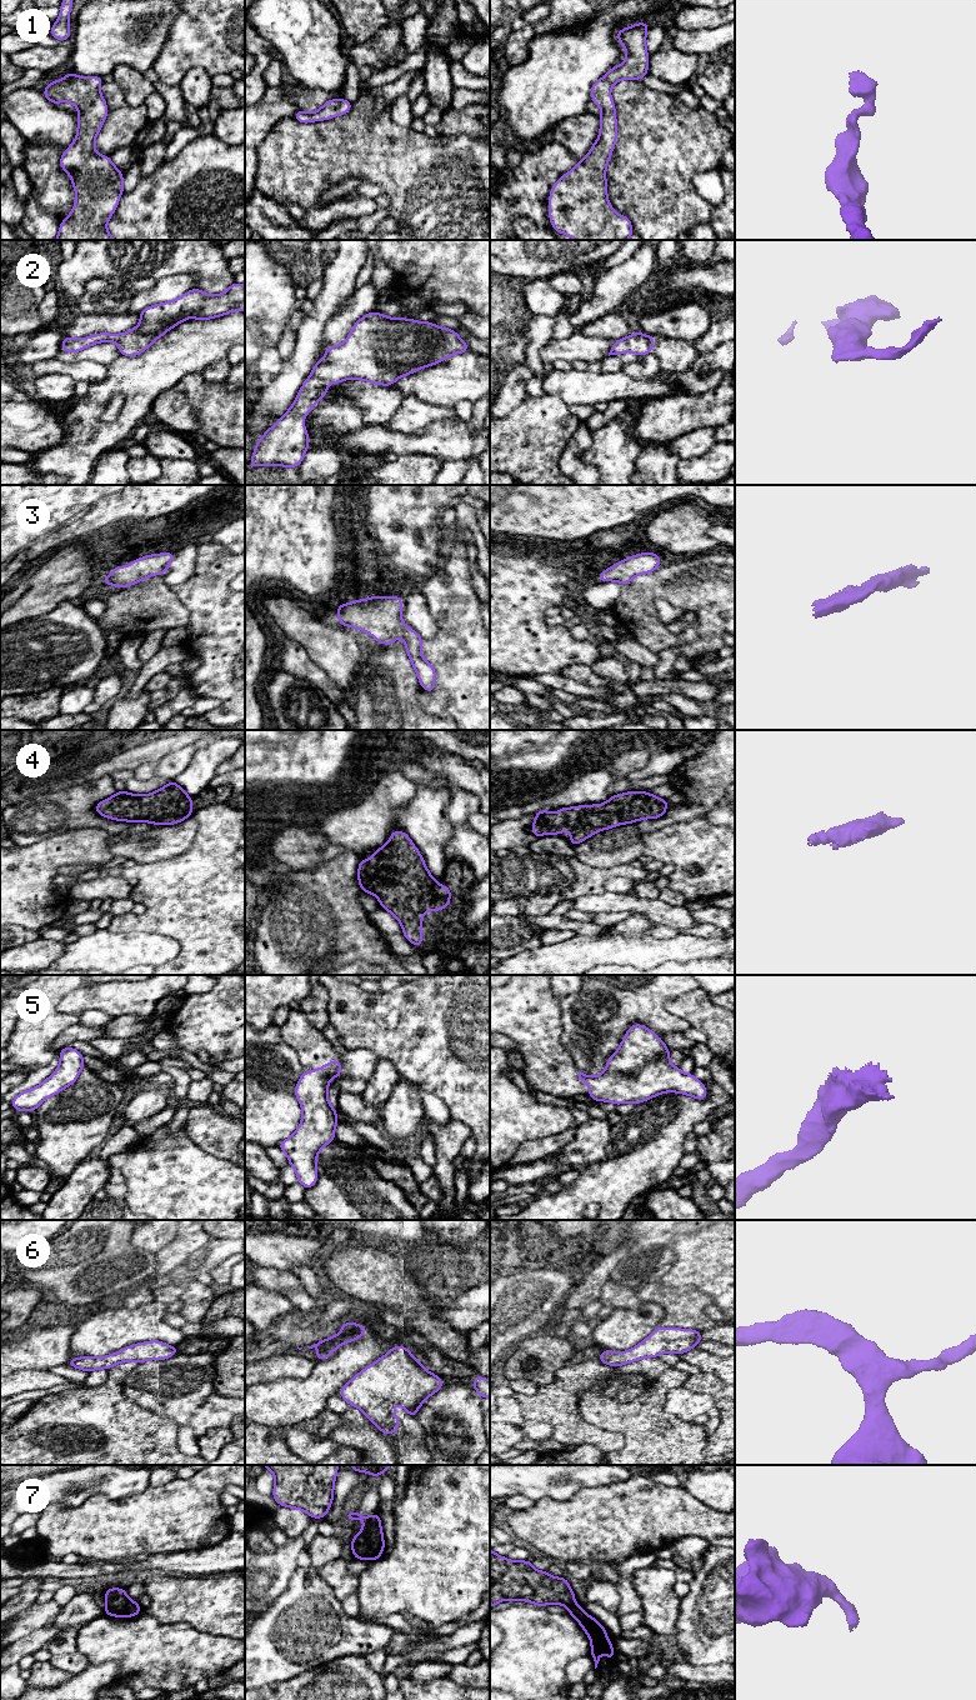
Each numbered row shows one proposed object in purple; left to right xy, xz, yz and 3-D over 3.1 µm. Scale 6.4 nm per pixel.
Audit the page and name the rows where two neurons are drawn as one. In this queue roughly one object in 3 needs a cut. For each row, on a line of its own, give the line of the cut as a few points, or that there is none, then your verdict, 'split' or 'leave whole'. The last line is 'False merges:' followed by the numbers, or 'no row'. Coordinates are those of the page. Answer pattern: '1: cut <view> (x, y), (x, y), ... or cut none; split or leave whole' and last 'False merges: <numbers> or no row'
1: cut none; leave whole
2: cut none; leave whole
3: cut none; leave whole
4: cut none; leave whole
5: cut none; leave whole
6: cut none; leave whole
7: cut none; leave whole
False merges: no row

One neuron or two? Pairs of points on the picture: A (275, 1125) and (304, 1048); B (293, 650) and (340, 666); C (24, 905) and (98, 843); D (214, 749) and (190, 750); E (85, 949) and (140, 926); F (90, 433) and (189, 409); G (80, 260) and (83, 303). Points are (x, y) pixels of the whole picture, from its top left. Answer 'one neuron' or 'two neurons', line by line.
A: two neurons
B: two neurons
C: one neuron
D: two neurons
E: two neurons
F: two neurons
G: two neurons

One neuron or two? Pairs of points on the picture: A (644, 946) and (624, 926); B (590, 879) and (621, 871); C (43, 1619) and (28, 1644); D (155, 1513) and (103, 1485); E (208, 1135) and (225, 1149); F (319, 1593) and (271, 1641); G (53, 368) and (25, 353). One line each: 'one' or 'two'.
A: two
B: one
C: two
D: two
E: one
F: one
G: two

